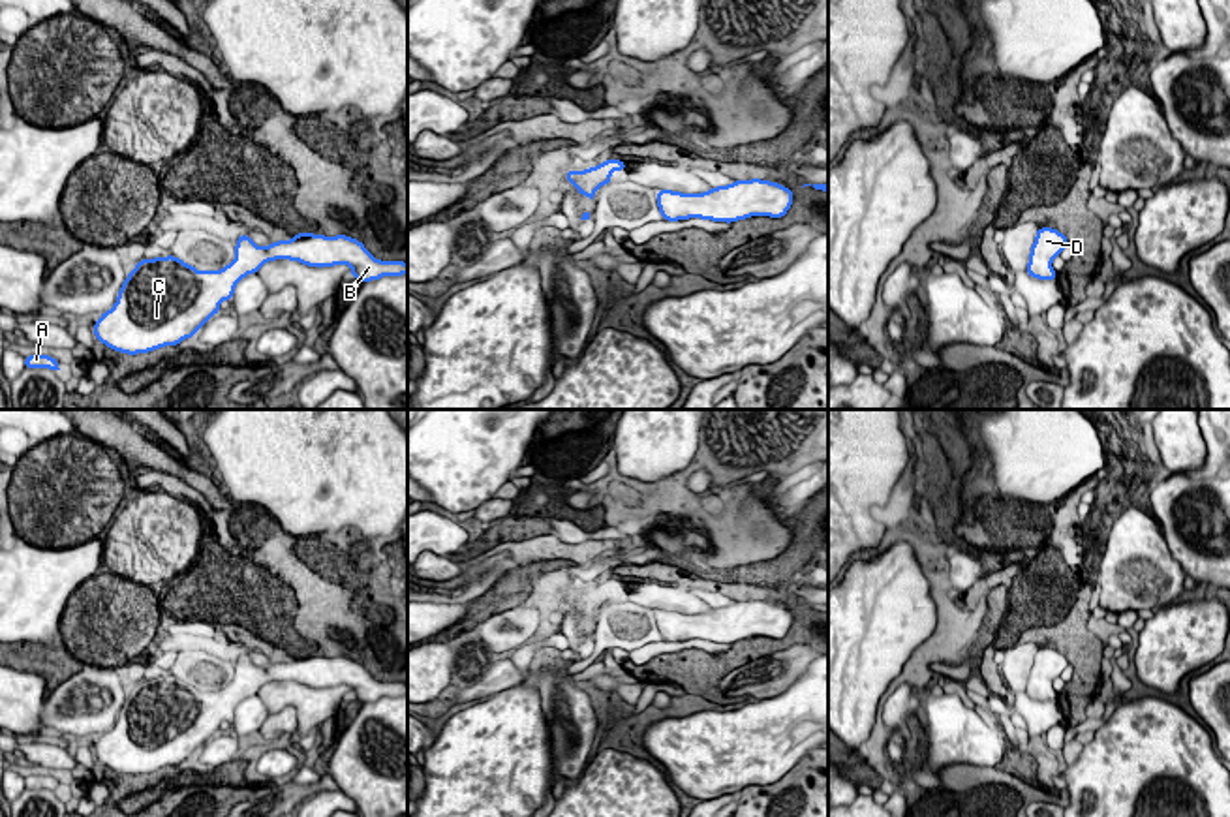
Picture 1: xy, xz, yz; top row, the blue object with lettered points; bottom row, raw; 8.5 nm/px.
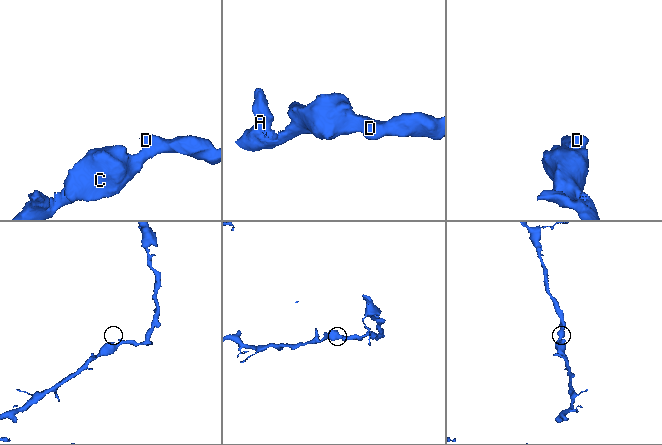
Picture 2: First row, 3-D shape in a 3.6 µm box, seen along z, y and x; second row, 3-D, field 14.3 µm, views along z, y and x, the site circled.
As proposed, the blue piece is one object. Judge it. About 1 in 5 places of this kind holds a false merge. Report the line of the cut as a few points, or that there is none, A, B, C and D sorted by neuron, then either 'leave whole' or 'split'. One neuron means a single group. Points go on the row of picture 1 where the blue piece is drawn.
cut none; groups A B C D; leave whole

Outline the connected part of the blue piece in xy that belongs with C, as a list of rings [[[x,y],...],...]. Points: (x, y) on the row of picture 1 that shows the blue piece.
[[[297,233],[269,246],[257,246],[248,235],[240,235],[235,246],[237,257],[220,270],[197,270],[175,255],[137,261],[113,308],[96,321],[94,336],[128,355],[177,347],[193,338],[223,301],[233,299],[242,278],[276,259],[317,269],[349,265],[351,276],[361,282],[407,274],[407,263],[376,259],[361,240],[342,233]]]

